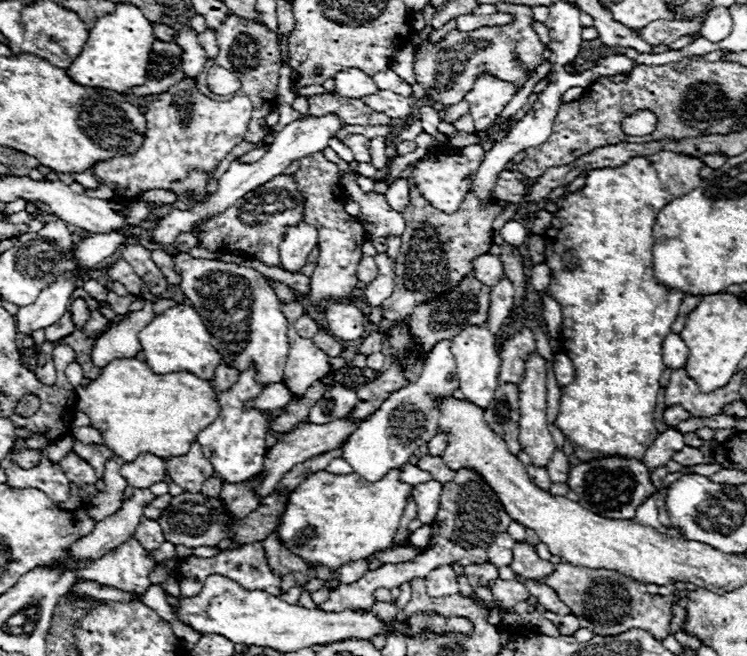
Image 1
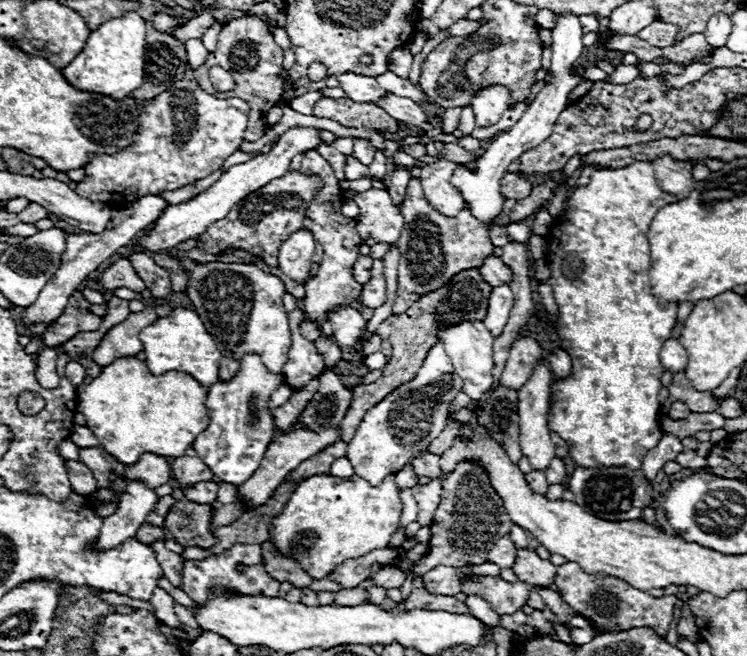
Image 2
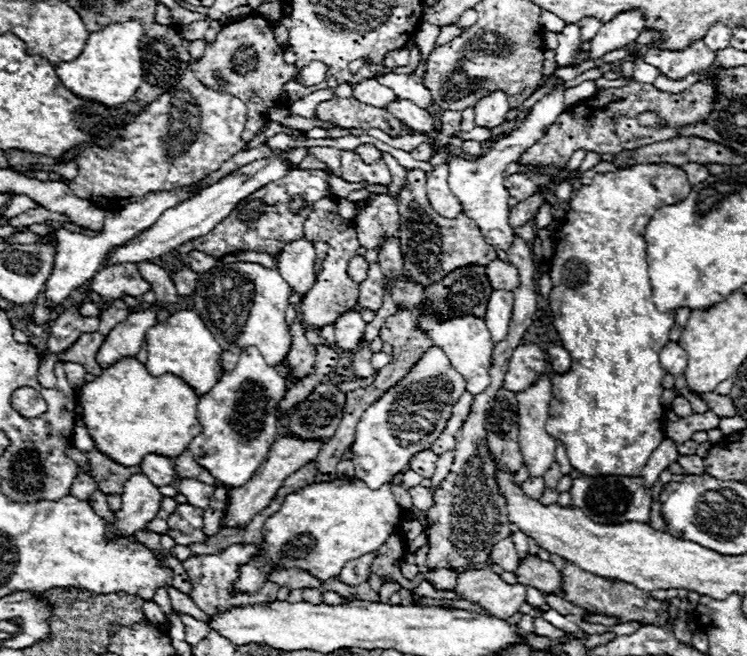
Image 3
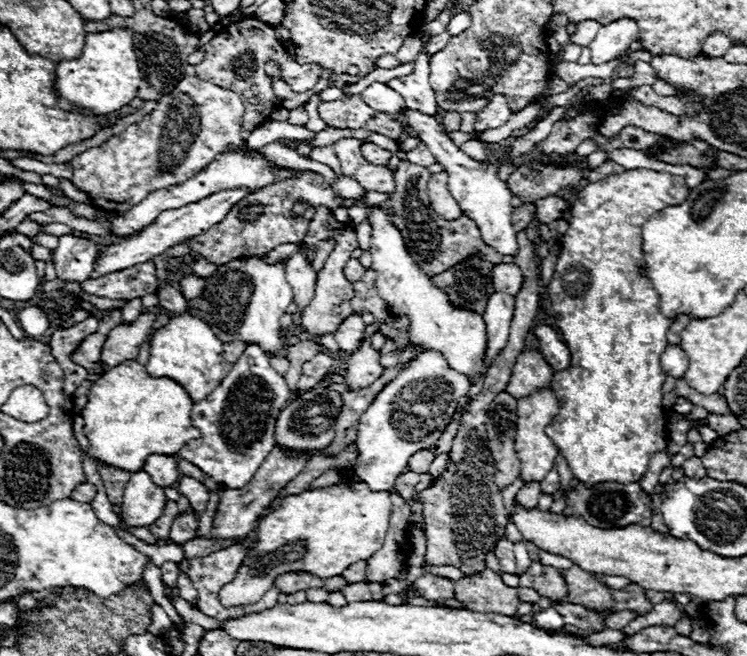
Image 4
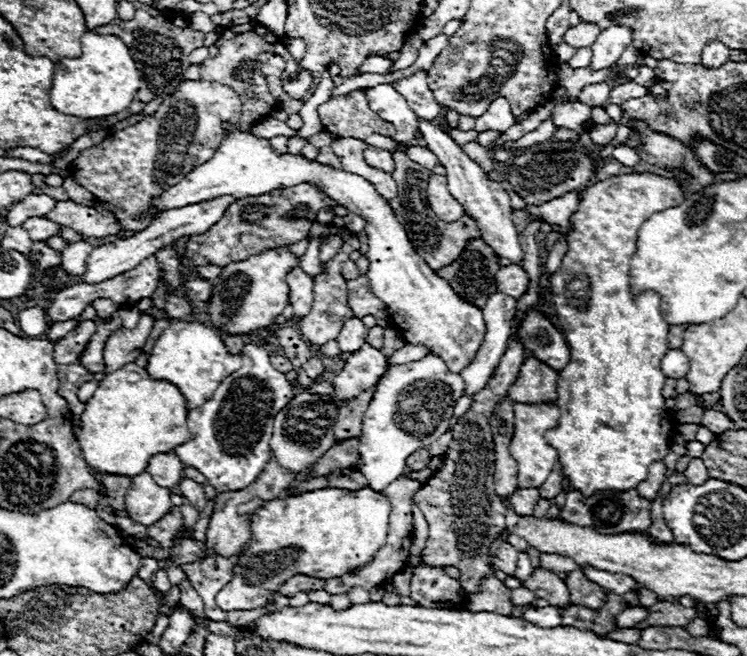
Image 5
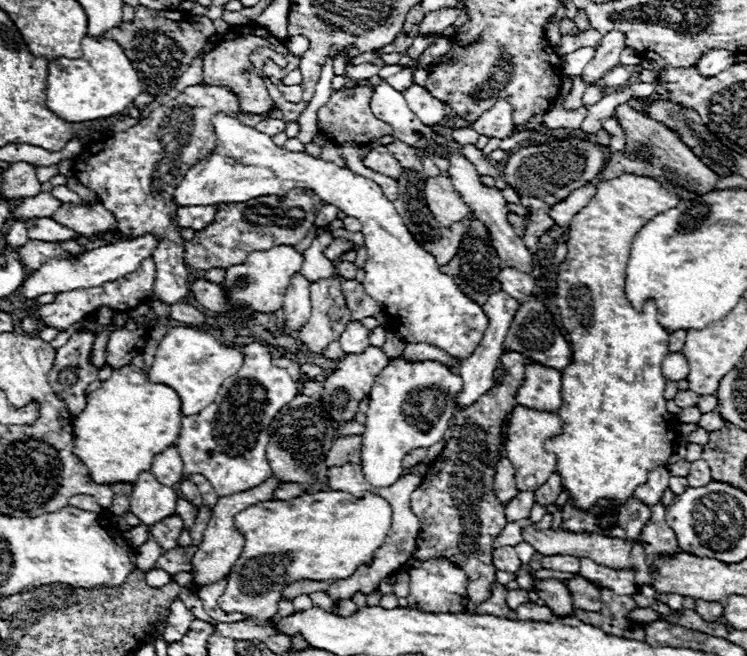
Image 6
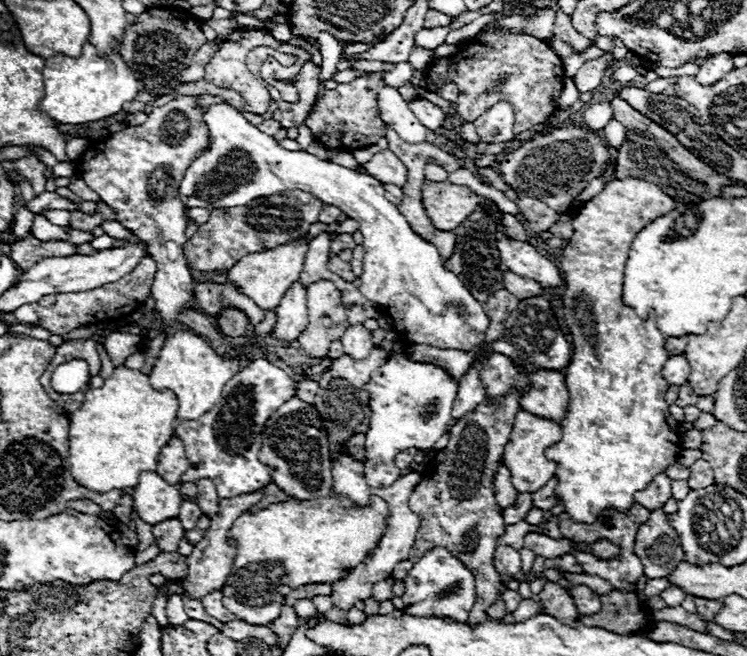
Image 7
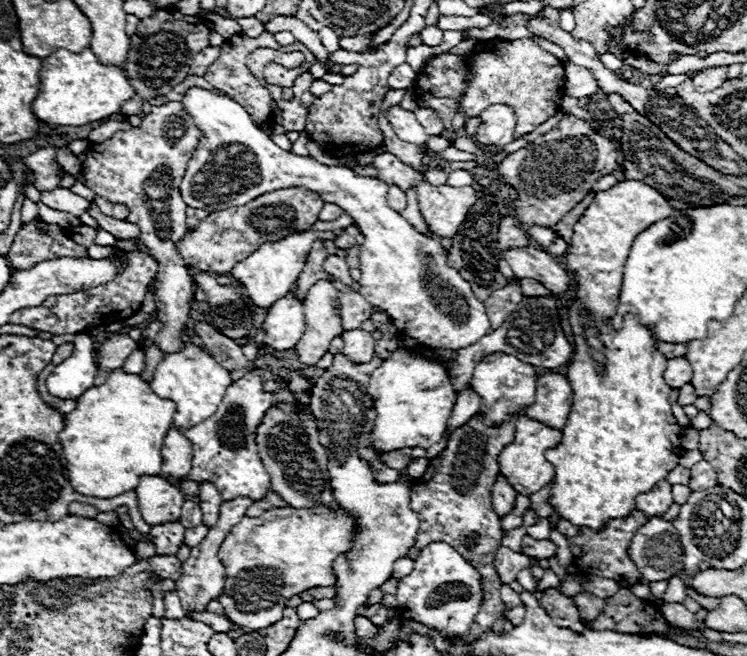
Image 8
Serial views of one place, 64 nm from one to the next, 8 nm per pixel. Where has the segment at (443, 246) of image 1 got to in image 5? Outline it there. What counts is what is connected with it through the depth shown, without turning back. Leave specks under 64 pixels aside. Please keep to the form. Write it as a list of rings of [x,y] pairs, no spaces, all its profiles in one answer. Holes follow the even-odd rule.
[[[398,144],[396,152],[394,152],[394,160],[396,160],[396,172],[392,176],[398,184],[398,196],[390,204],[392,204],[400,224],[404,224],[404,230],[408,230],[408,238],[412,240],[414,248],[424,256],[424,260],[428,260],[430,268],[440,270],[440,268],[452,264],[452,260],[456,260],[456,256],[460,256],[460,252],[464,250],[468,240],[474,240],[476,236],[480,236],[480,230],[470,216],[462,216],[456,222],[438,220],[438,216],[428,206],[428,198],[426,198],[426,184],[428,184],[430,170],[412,162],[406,154],[404,144]]]

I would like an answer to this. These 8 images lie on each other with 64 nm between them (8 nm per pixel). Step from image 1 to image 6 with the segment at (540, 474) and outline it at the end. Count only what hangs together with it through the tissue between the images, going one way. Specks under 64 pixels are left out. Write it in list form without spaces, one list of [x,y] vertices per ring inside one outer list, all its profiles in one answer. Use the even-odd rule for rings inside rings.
[[[518,492],[518,496],[506,504],[506,520],[516,522],[528,518],[532,506],[534,506],[534,492]]]

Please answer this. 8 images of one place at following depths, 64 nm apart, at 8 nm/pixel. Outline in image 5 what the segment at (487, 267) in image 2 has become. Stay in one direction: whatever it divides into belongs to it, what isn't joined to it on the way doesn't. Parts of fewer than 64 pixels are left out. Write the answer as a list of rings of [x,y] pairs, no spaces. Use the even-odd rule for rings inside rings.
[[[502,266],[496,272],[496,284],[498,290],[512,296],[512,298],[522,298],[524,292],[528,290],[528,274],[520,266]]]

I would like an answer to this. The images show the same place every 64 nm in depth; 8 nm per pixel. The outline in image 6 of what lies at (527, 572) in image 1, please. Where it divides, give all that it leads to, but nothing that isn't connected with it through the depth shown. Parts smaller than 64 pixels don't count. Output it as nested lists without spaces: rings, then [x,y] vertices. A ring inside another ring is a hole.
[[[538,580],[534,584],[538,596],[544,600],[544,604],[562,618],[562,623],[579,627],[582,621],[570,616],[574,612],[574,604],[572,604],[572,596],[568,592],[568,588],[560,582],[560,580]]]

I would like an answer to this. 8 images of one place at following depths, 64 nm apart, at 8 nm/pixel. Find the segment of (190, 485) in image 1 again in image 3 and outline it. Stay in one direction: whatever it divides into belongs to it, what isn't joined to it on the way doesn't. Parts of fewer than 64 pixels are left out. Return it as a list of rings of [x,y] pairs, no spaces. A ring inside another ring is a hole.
[[[188,452],[180,454],[178,458],[174,458],[174,464],[176,464],[176,474],[180,478],[194,478],[194,480],[202,480],[202,482],[212,484],[212,486],[218,484],[218,480],[208,470],[200,468],[200,464],[196,464],[192,460],[192,456],[188,456]]]

